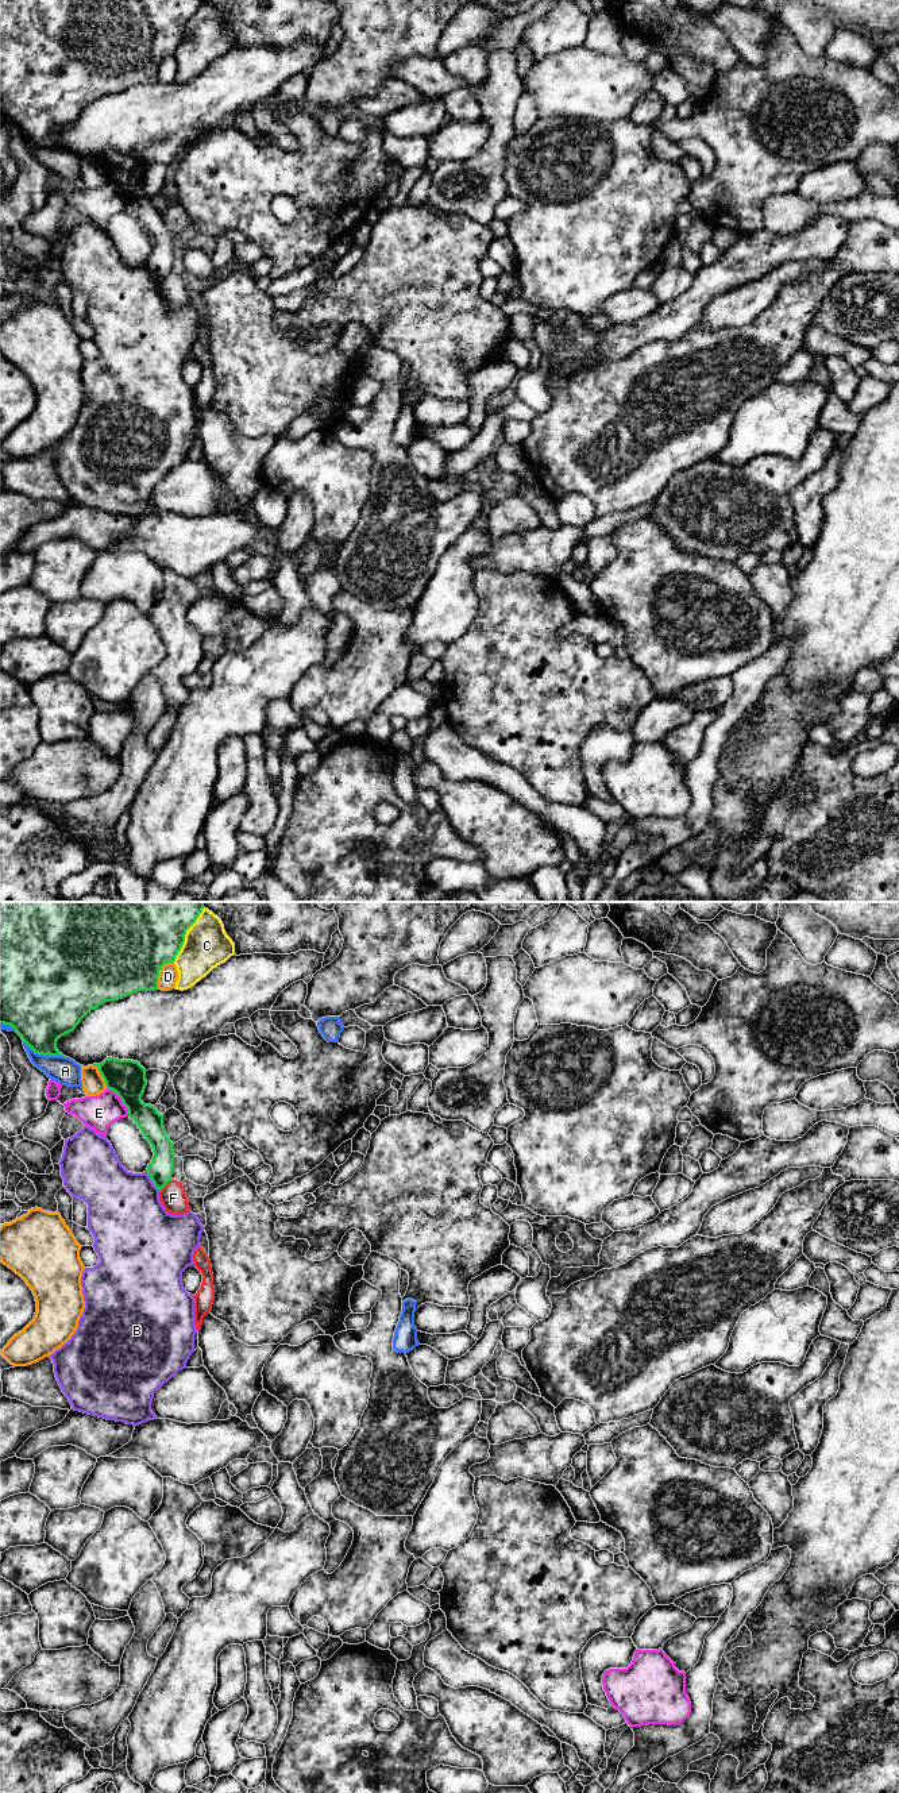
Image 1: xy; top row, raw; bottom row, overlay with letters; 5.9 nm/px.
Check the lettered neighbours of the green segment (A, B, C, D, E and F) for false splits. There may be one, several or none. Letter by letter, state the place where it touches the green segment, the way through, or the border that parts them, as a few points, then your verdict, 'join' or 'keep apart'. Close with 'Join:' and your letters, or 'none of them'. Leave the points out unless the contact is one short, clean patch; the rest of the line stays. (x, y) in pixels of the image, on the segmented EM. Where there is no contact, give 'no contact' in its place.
A: contact xy (45, 1055); keep apart
B: contact xy (151, 1180); keep apart
C: contact xy (185, 933); keep apart
D: contact xy (158, 972); keep apart
E: contact xy (122, 1101); keep apart
F: contact xy (165, 1184); border xy (172, 1179), (159, 1191); keep apart
Join: none of them

